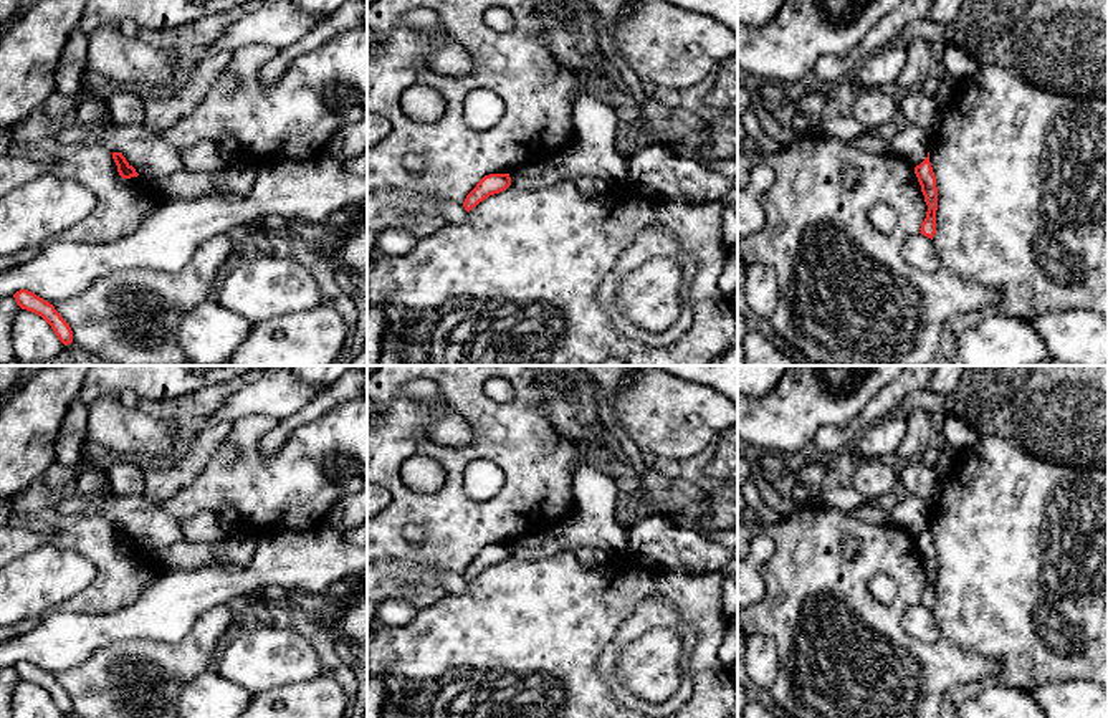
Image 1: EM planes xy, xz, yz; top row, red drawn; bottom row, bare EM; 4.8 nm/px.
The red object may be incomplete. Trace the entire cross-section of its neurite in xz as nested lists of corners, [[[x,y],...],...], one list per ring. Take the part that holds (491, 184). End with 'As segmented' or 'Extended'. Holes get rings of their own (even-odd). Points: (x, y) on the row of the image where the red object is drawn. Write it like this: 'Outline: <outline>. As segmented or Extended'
Outline: [[[490,174],[485,175],[476,187],[466,195],[463,207],[466,212],[475,208],[480,202],[490,195],[499,194],[511,185],[509,174]]]. As segmented

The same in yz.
Outline: [[[928,152],[928,157],[919,165],[915,167],[915,174],[921,185],[924,202],[928,205],[926,218],[921,223],[919,233],[933,240],[936,233],[938,187],[936,187],[934,172],[929,162],[929,152]]]. As segmented

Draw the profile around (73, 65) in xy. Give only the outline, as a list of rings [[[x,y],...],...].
[[[78,25],[61,53],[58,69],[55,73],[55,93],[78,96],[81,91],[81,78],[89,71],[88,63],[89,38]]]

